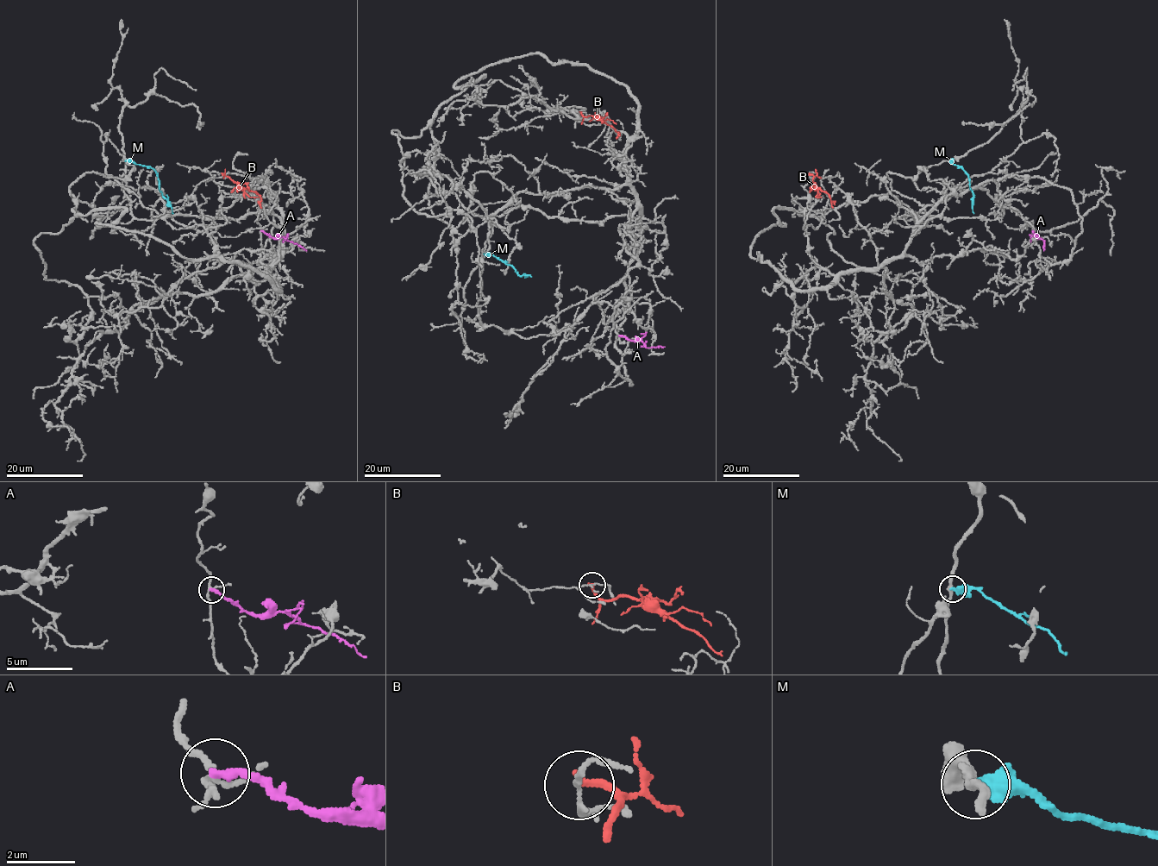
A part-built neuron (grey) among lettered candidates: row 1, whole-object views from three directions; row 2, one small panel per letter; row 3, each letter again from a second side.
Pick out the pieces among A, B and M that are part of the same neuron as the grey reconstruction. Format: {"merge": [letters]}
{"merge": []}

